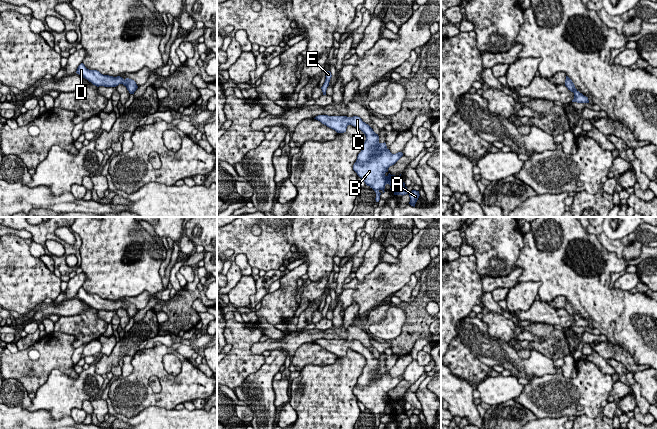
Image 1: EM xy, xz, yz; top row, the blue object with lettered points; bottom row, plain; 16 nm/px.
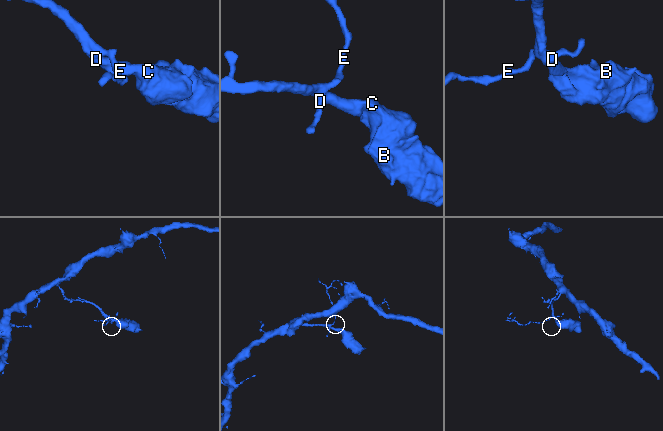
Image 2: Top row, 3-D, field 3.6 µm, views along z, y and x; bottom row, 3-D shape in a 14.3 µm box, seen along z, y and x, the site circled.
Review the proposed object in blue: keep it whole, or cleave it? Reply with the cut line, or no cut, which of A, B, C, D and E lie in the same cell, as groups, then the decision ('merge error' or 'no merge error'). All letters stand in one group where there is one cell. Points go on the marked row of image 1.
no cut; A B C D E; no merge error

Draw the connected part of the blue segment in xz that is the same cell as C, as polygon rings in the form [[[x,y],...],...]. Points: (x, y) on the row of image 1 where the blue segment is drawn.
[[[318,115],[314,119],[335,130],[337,133],[346,132],[348,125],[360,129],[365,134],[366,140],[353,165],[353,170],[367,186],[375,191],[376,202],[380,200],[381,193],[379,191],[382,190],[384,193],[385,185],[389,184],[391,186],[390,190],[394,191],[394,195],[403,196],[408,194],[410,197],[409,204],[415,207],[420,196],[419,191],[412,190],[408,193],[405,183],[400,180],[401,174],[399,176],[391,175],[390,173],[387,176],[385,175],[388,172],[388,168],[403,156],[402,152],[392,154],[385,142],[379,142],[378,134],[358,116]]]

